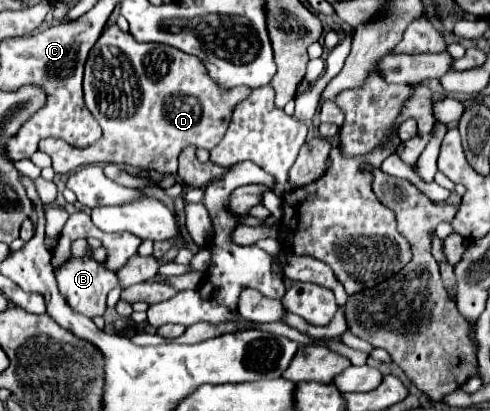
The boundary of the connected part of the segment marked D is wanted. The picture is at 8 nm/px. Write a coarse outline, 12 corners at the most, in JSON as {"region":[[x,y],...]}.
{"region":[[102,32],[84,102],[104,134],[46,138],[58,174],[120,164],[174,174],[212,150],[248,86],[198,58]]}

